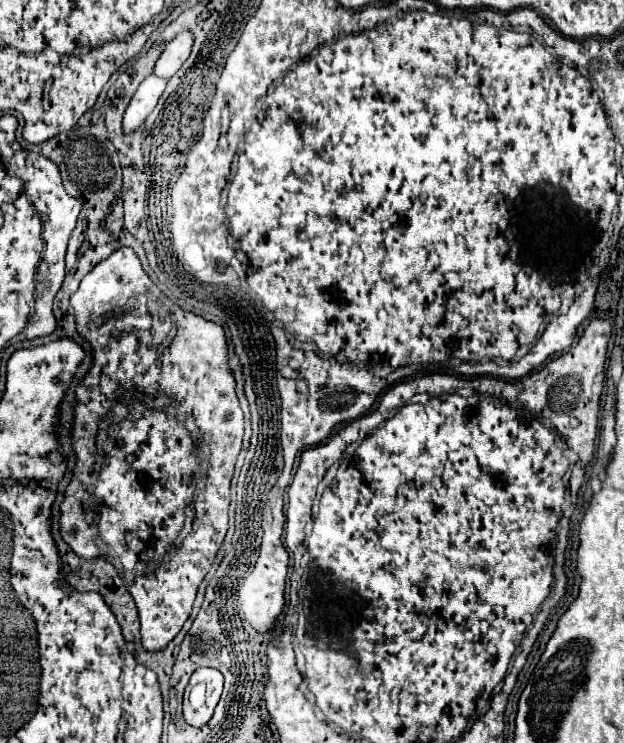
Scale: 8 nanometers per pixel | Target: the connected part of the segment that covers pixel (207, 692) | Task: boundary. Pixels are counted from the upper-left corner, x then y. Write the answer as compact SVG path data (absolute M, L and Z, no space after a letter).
M198 668L184 690L184 718L190 726L204 726L220 700L224 678L216 668Z

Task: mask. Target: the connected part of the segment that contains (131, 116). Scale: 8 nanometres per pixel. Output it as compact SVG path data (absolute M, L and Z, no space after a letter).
M150 74L142 80L142 84L134 92L132 102L124 114L124 130L126 132L134 132L146 120L146 116L154 110L156 102L160 100L166 84L168 84L168 80L158 78L156 74Z

